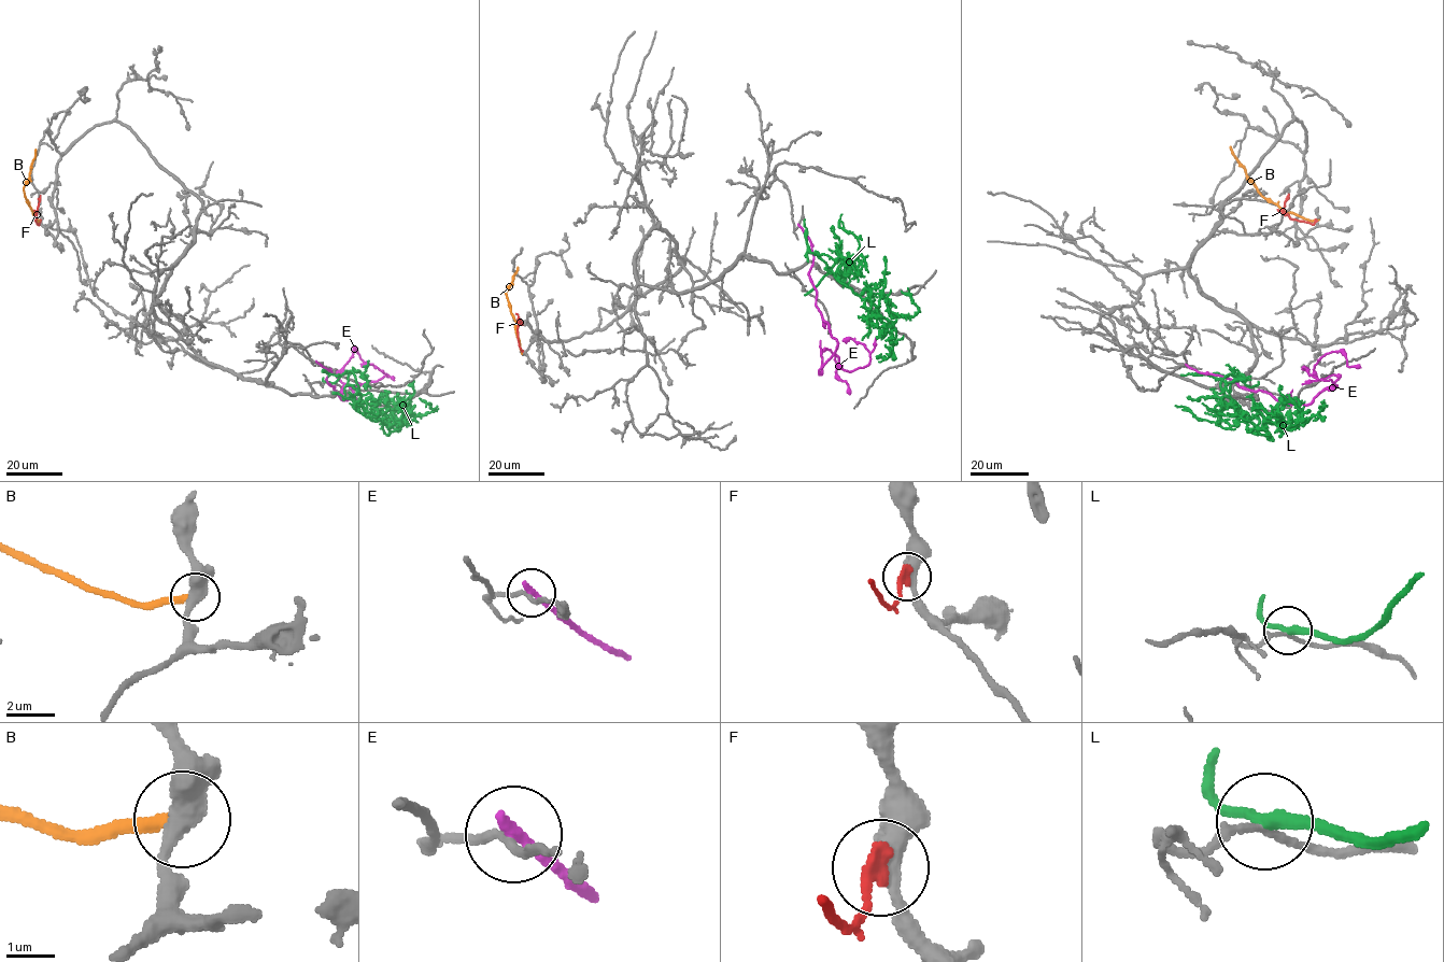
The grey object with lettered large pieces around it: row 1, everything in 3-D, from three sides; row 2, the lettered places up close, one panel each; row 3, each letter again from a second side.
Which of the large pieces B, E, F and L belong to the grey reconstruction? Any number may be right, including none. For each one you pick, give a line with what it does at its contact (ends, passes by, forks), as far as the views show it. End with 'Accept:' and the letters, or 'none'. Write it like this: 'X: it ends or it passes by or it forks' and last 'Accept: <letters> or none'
Accept: none

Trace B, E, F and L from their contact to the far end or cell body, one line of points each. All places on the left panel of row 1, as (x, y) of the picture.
B: (39, 221), (28, 203), (24, 185), (36, 149)
E: (316, 362), (331, 372), (326, 380), (339, 397), (355, 400), (353, 391), (337, 375), (354, 348), (367, 363)
F: (40, 221), (38, 225), (36, 220), (40, 195)
L: (326, 382), (348, 372), (342, 398), (362, 413), (378, 409), (392, 432), (436, 411), (419, 398)

